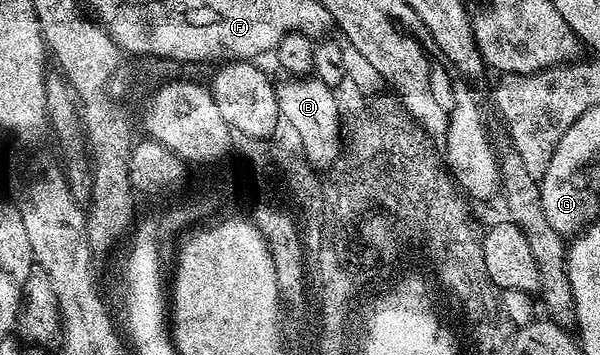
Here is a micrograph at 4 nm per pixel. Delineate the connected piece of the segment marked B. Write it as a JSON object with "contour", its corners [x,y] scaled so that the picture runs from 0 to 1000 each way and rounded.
{"contour":[[[490,217],[463,234],[465,332],[492,355],[503,389],[508,448],[525,473],[557,465],[570,431],[570,383],[563,307],[558,296],[558,254],[540,239],[528,217]]]}

